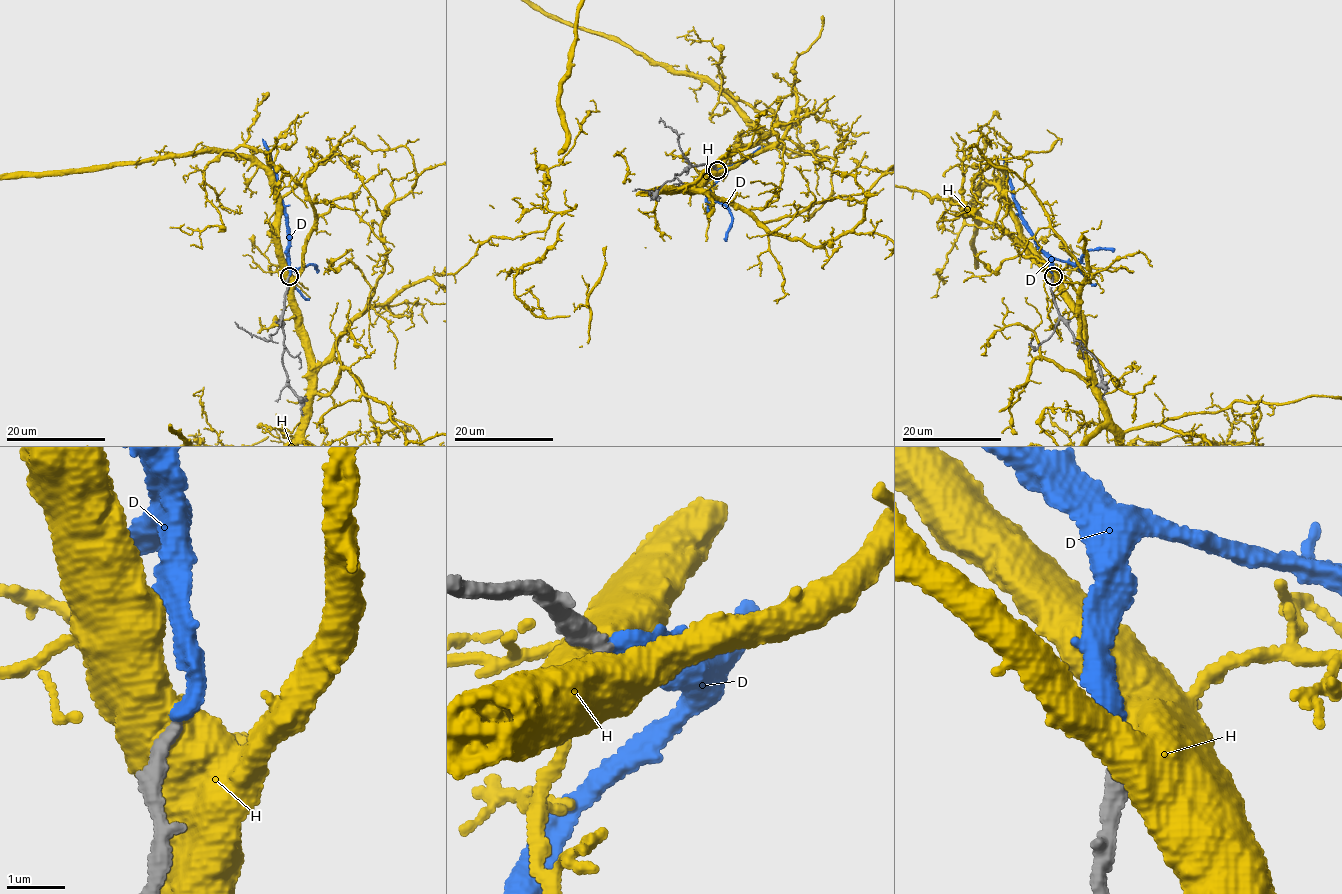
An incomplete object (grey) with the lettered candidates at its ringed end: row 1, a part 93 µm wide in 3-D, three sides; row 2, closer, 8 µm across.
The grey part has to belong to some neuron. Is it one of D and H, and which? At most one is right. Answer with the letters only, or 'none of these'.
none of these

